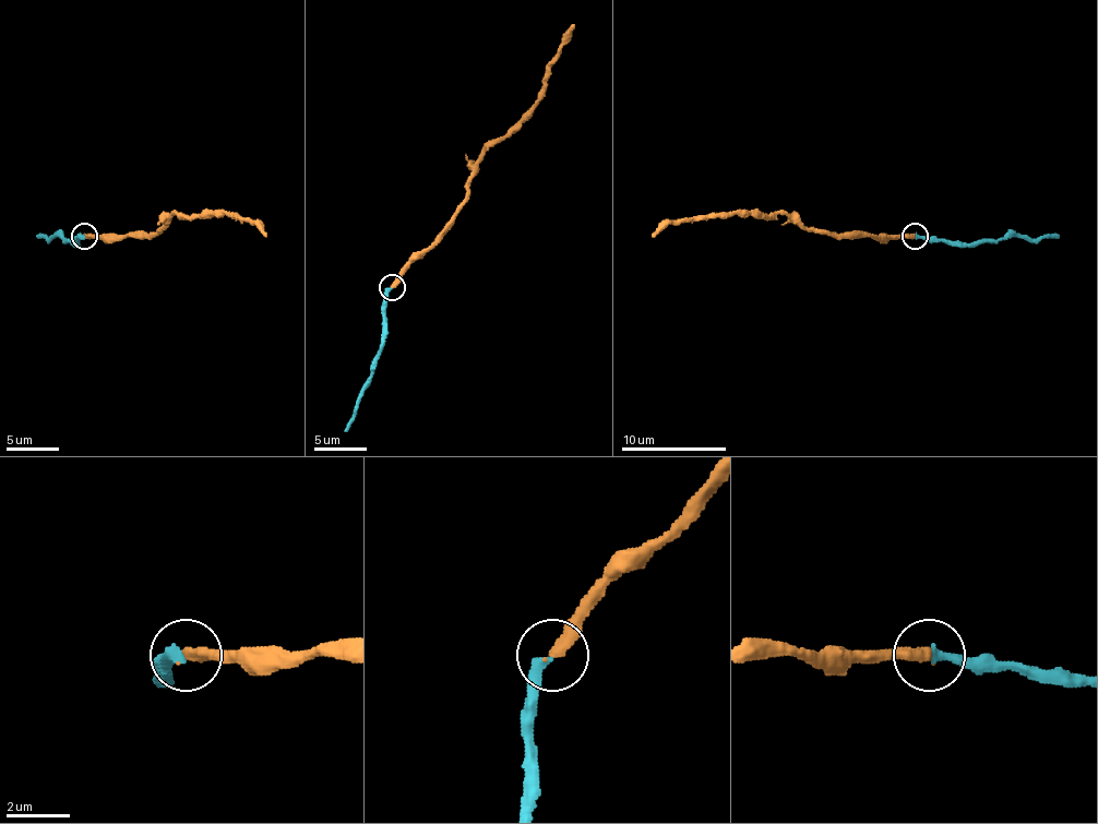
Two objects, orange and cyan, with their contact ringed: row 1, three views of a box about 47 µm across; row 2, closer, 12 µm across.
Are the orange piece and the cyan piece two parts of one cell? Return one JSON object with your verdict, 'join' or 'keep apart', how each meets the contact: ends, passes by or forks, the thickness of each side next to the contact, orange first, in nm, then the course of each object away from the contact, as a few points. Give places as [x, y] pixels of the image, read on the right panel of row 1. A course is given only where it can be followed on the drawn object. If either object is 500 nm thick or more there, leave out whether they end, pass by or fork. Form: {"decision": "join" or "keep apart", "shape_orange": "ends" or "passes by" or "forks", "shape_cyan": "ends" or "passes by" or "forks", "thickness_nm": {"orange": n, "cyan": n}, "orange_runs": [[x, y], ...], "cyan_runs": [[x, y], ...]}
{"decision": "join", "shape_orange": "ends", "shape_cyan": "ends", "thickness_nm": {"orange": 360, "cyan": 320}, "orange_runs": [[915, 237], [836, 237], [825, 231], [810, 231], [780, 213], [726, 213], [670, 221], [652, 237]], "cyan_runs": [[915, 237], [978, 245], [1007, 237], [1041, 239], [1058, 235]]}

